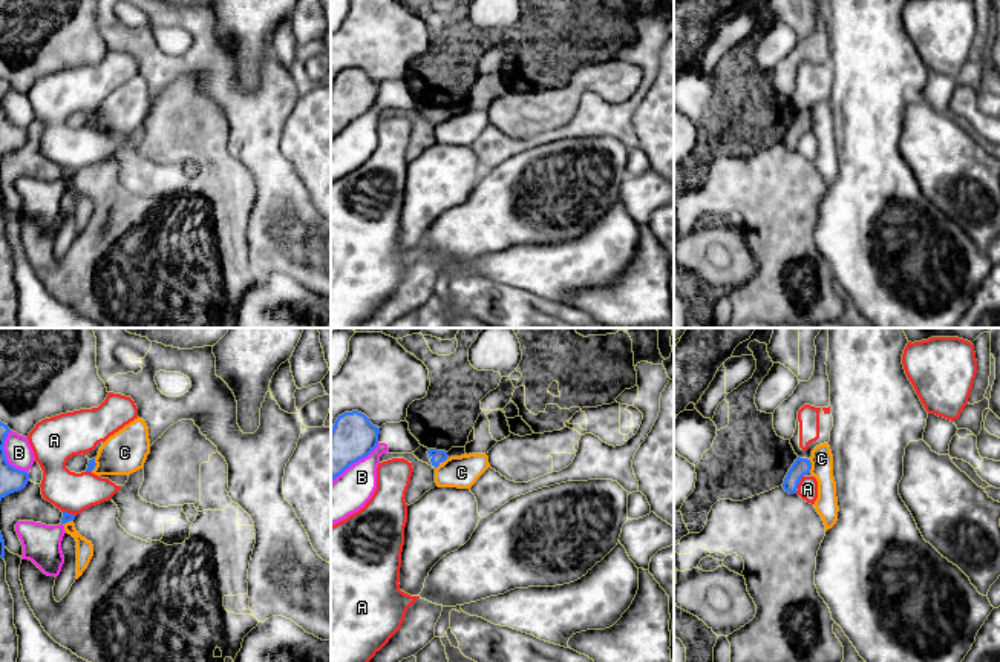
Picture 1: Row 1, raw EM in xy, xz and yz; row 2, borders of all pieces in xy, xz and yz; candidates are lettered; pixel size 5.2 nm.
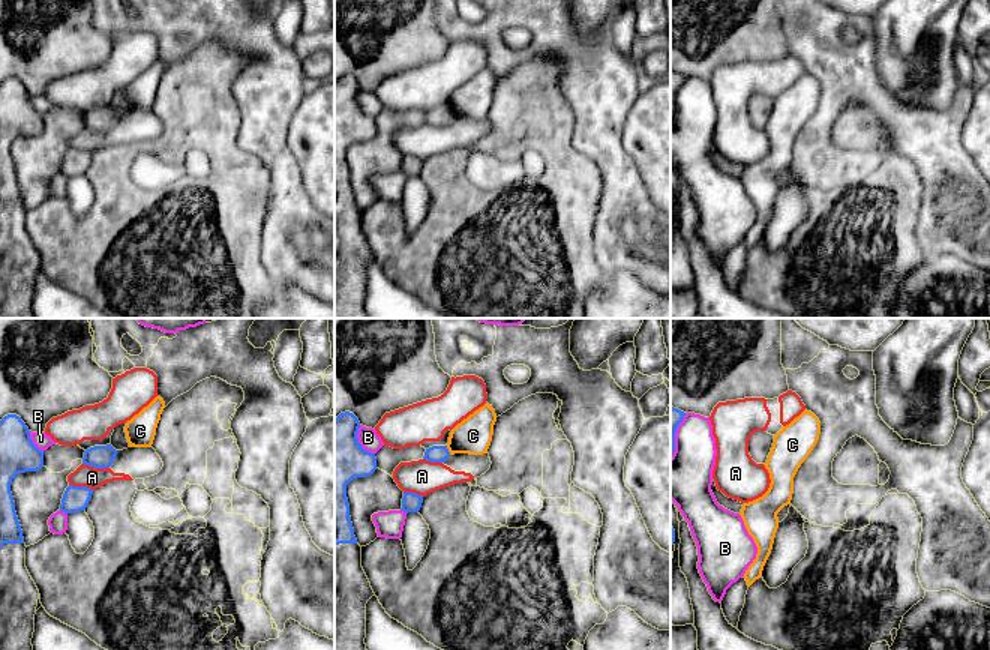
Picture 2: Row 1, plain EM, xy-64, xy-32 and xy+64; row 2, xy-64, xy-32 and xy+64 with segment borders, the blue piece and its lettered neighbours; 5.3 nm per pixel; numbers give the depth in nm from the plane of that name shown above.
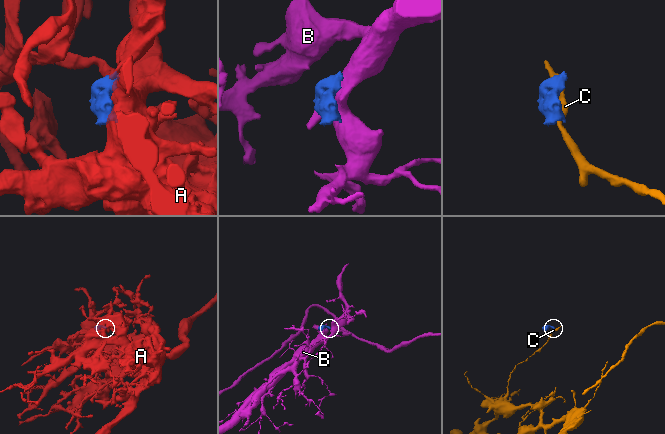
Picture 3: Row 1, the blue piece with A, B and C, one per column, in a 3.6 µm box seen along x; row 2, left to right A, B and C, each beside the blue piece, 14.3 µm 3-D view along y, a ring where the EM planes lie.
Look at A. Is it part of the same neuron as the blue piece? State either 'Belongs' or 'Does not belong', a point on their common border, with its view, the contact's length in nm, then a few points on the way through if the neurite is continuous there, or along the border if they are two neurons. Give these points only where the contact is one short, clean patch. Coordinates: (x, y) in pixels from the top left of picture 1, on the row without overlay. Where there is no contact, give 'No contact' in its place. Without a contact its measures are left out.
Does not belong. Touches blue at yz (800, 137). Shared border 80 nm. Boundary: yz (803, 132), (797, 144)

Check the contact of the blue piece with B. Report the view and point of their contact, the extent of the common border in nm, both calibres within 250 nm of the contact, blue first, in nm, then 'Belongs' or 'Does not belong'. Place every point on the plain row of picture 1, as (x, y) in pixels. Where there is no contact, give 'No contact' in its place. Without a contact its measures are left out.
Touches blue at xy (5, 112). Shared border 240 nm. Thickness 130 nm (blue) against 140 nm. Does not belong

